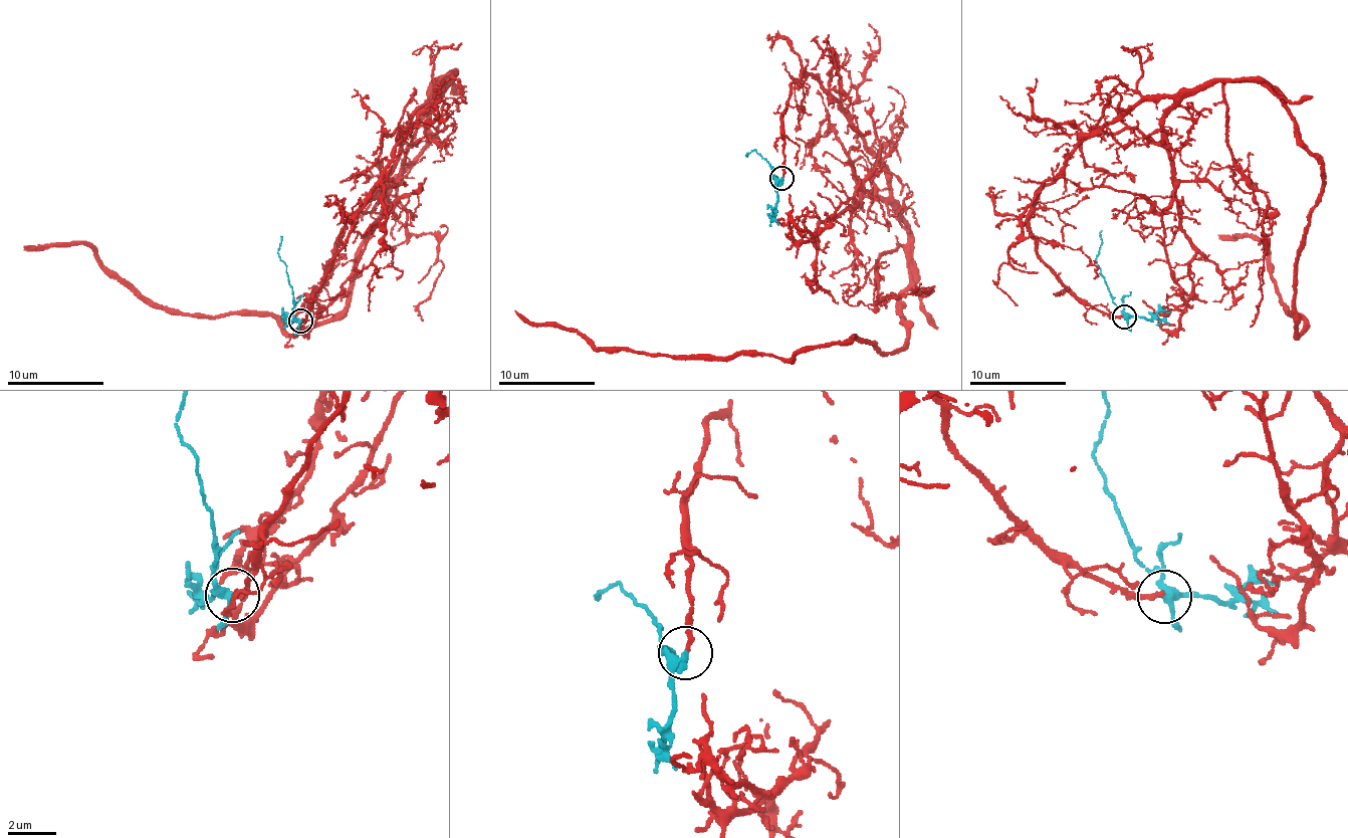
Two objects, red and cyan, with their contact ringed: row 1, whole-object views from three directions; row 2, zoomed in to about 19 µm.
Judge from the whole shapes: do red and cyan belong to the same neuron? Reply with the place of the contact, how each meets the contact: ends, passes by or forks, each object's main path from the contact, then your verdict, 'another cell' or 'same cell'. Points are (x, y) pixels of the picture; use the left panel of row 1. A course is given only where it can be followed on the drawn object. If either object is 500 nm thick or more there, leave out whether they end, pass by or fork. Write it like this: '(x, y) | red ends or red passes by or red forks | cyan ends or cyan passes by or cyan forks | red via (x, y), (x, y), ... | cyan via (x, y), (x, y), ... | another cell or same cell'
(300, 321) | red ends | cyan forks | red via (301, 322), (453, 74), (349, 302), (294, 334), (144, 303), (86, 244), (23, 245) | cyan via (300, 322), (292, 311), (293, 293), (285, 267), (278, 255), (282, 235) | same cell

